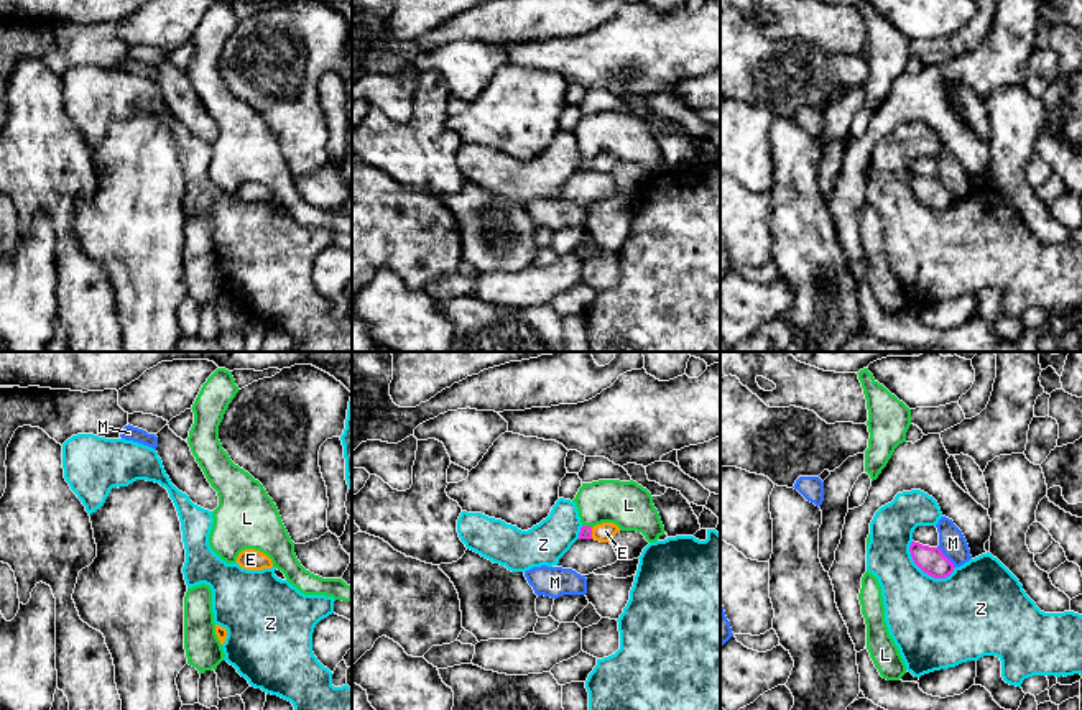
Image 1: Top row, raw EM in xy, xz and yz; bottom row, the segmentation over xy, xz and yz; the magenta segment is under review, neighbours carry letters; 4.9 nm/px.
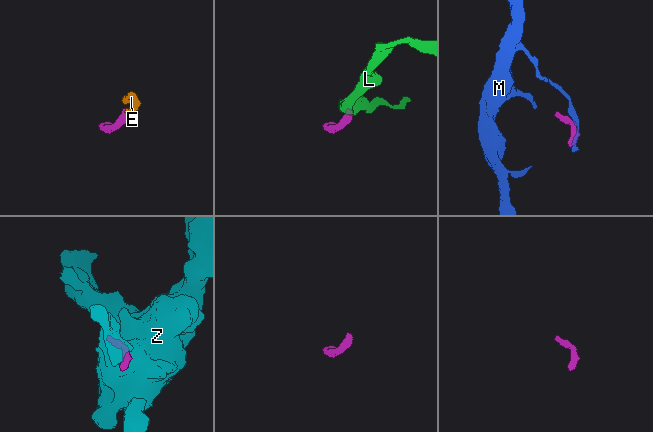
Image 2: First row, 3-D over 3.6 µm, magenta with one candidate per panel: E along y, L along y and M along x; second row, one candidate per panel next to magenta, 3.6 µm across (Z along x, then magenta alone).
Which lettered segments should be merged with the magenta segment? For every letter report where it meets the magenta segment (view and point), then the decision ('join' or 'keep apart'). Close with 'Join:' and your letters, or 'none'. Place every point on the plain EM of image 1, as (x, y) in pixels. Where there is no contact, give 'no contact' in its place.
E: meets magenta in xz at (591, 165); keep apart
L: meets magenta in xz at (587, 158); join
M: meets magenta in yz at (946, 189); keep apart
Z: meets magenta in yz at (924, 204); keep apart
Join: L

